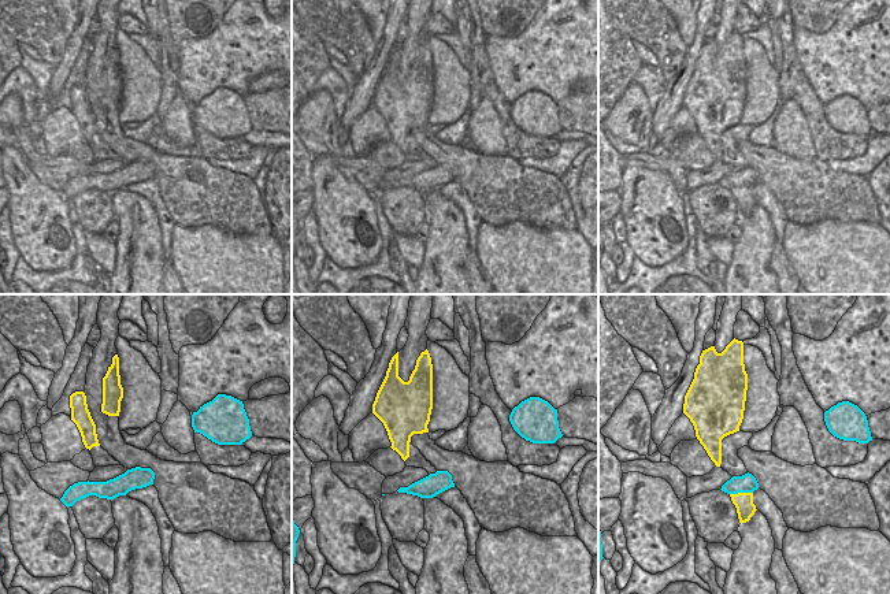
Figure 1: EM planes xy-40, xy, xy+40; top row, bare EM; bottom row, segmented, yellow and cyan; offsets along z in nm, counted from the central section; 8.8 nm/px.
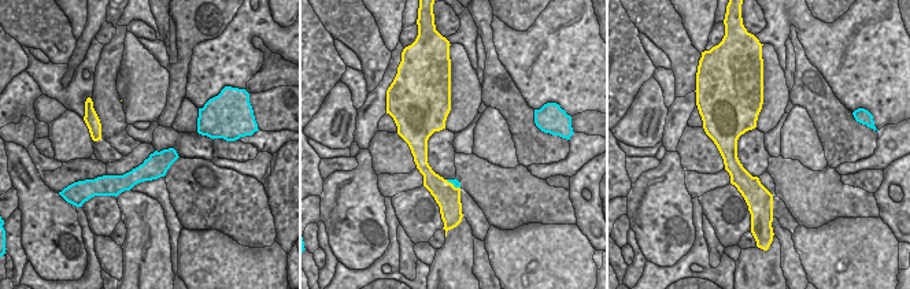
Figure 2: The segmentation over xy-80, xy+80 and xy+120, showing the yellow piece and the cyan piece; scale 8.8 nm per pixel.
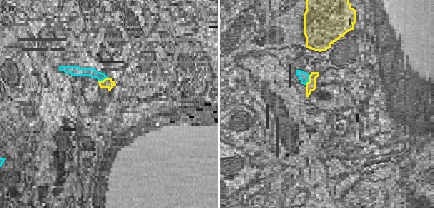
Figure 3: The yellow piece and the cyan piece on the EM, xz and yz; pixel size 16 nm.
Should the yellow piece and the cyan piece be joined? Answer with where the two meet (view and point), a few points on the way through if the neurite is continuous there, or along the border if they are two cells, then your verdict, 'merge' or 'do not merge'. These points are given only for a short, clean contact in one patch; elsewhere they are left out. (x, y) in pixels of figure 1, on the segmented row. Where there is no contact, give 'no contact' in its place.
contact xy+40 (741, 493); border xy+40 (752, 492), (730, 494); do not merge

